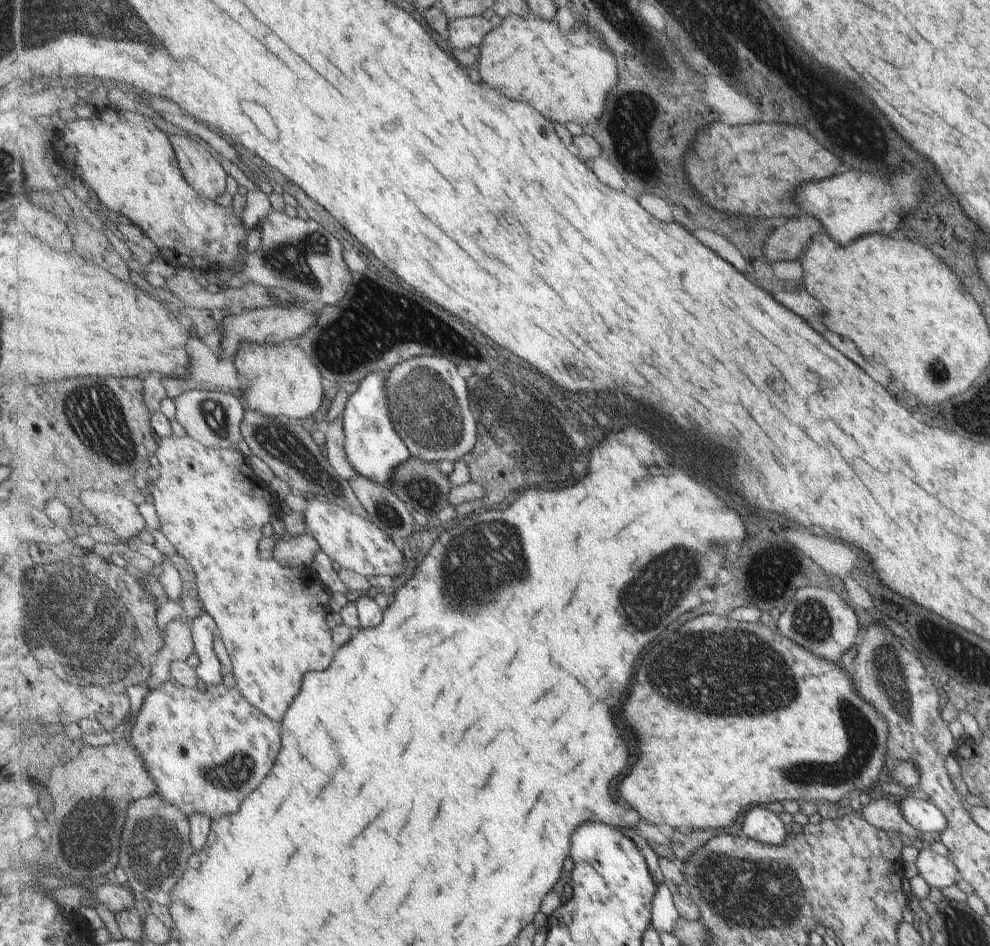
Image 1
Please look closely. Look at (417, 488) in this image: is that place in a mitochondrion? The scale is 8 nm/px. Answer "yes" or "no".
yes

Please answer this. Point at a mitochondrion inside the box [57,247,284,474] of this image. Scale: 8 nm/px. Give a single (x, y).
(104, 424)

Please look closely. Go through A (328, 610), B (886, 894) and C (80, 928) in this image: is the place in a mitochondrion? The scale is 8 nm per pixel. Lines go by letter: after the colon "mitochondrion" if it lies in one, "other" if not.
A: other
B: other
C: other

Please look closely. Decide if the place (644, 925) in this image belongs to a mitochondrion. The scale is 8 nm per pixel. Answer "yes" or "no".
no

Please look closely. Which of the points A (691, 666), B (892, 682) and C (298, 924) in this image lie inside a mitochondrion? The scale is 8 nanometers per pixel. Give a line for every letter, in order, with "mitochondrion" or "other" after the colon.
A: mitochondrion
B: mitochondrion
C: other

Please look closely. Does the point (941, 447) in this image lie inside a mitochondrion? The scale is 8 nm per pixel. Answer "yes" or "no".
no

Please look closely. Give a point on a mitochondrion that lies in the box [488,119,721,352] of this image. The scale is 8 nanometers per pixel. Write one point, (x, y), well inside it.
(630, 149)

